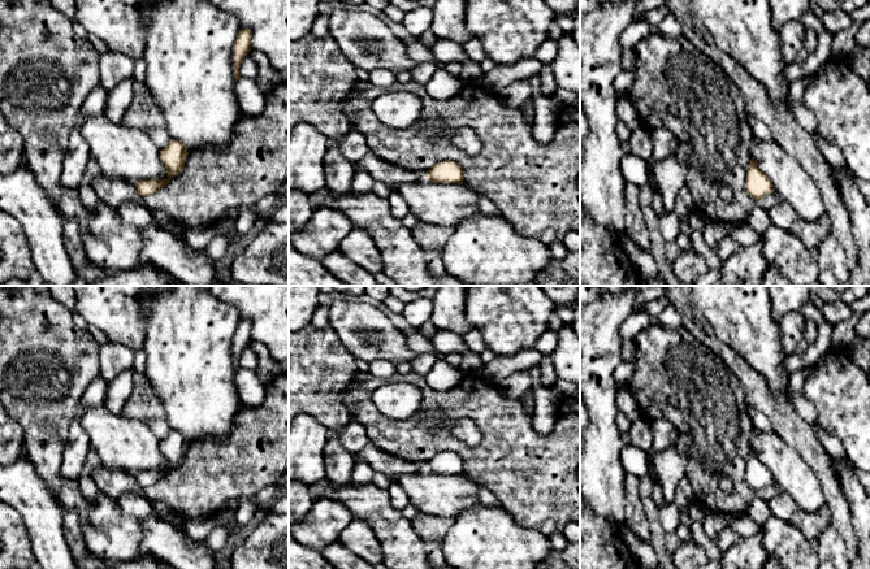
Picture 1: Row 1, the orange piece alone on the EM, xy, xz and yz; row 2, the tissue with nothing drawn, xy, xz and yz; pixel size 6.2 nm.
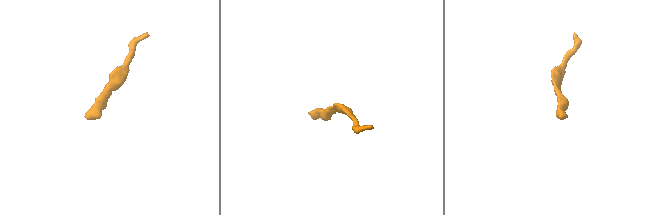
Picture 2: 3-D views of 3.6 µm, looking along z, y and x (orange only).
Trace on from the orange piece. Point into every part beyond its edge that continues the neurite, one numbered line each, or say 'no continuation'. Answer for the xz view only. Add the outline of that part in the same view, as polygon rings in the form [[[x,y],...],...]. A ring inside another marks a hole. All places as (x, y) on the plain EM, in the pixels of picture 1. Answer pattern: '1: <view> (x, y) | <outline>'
no continuation

